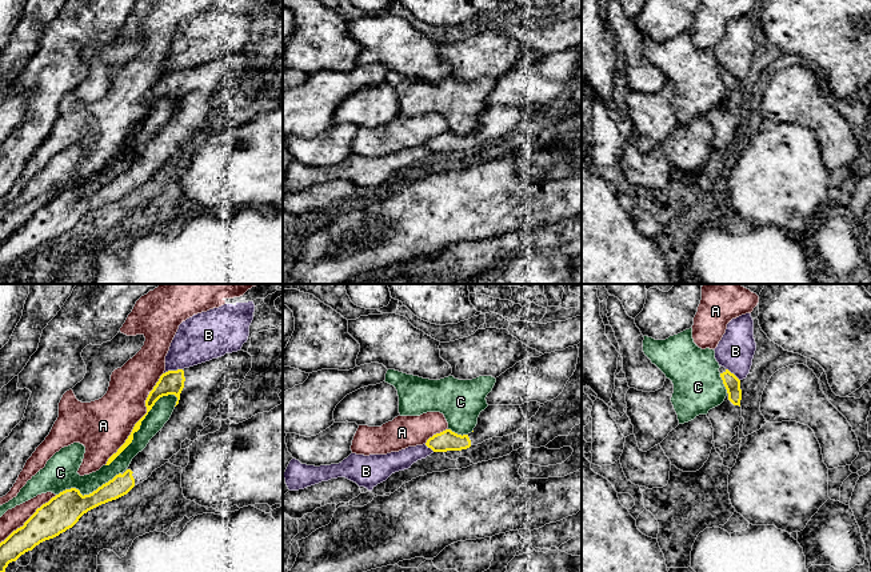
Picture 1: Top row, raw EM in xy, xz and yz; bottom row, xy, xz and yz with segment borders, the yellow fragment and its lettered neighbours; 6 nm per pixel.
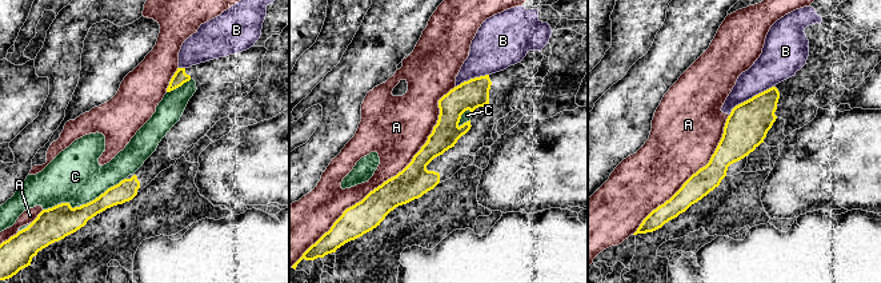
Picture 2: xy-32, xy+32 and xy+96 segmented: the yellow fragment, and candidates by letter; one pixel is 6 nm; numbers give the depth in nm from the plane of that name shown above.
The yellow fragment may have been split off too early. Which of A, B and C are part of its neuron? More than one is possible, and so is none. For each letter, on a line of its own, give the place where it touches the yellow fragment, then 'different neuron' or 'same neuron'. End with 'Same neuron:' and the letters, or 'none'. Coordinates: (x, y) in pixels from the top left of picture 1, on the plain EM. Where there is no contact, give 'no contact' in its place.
A: contact xy (140, 120); different neuron
B: contact xy (172, 72); different neuron
C: contact xy (140, 126); different neuron
Same neuron: none

